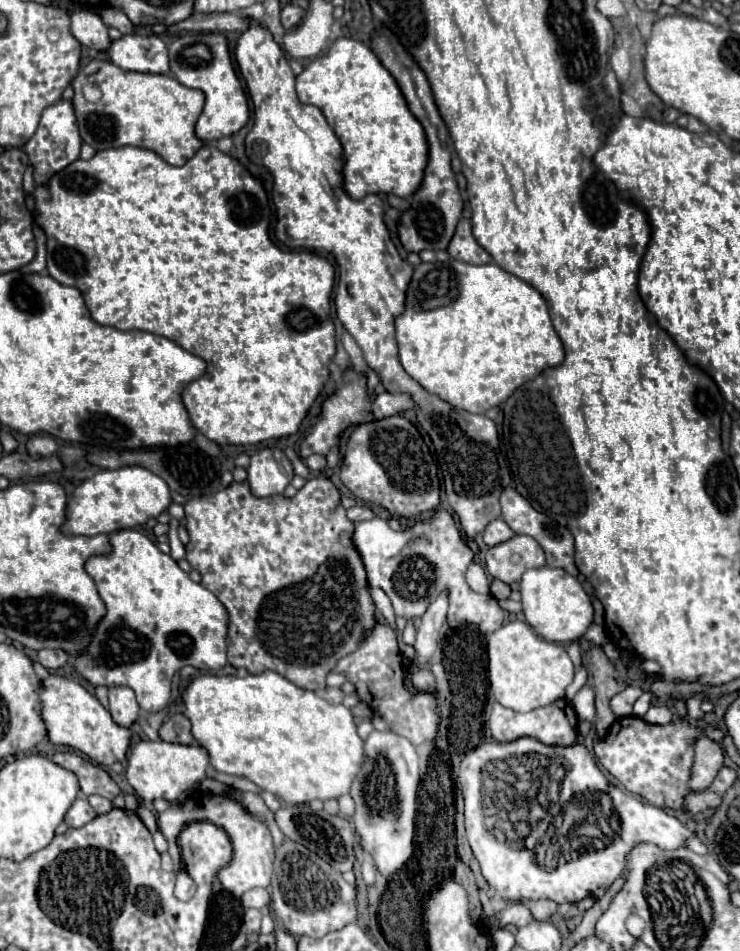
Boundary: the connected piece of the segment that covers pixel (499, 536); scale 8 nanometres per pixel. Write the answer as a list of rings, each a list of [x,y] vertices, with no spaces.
[[[501,517],[495,519],[495,521],[491,521],[491,523],[485,527],[485,531],[483,531],[483,539],[485,539],[485,543],[487,543],[489,547],[499,545],[499,543],[503,543],[503,541],[509,541],[513,535],[515,535],[515,533],[511,531],[511,527],[509,527]]]

